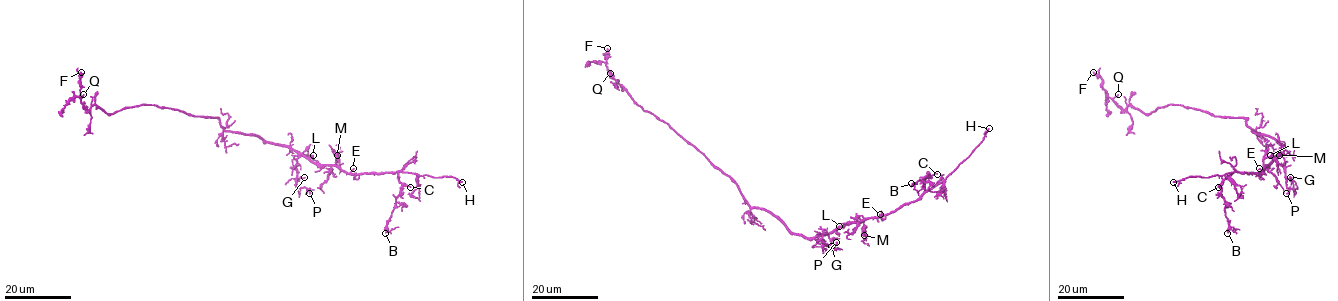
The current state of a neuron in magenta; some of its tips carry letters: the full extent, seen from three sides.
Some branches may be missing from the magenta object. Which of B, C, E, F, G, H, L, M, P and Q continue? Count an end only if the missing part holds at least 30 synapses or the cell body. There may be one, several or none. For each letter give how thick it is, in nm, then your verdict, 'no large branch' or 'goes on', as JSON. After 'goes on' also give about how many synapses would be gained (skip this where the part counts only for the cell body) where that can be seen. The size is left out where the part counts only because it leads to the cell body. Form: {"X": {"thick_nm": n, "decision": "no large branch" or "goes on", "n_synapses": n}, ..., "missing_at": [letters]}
{"B": {"thick_nm": 120, "decision": "no large branch"}, "C": {"thick_nm": 110, "decision": "no large branch"}, "E": {"thick_nm": 170, "decision": "no large branch"}, "F": {"thick_nm": 220, "decision": "no large branch"}, "G": {"thick_nm": 160, "decision": "no large branch"}, "H": {"thick_nm": 220, "decision": "goes on"}, "L": {"thick_nm": 140, "decision": "no large branch"}, "M": {"thick_nm": 130, "decision": "no large branch"}, "P": {"thick_nm": 140, "decision": "no large branch"}, "Q": {"thick_nm": 160, "decision": "no large branch"}, "missing_at": ["H"]}

